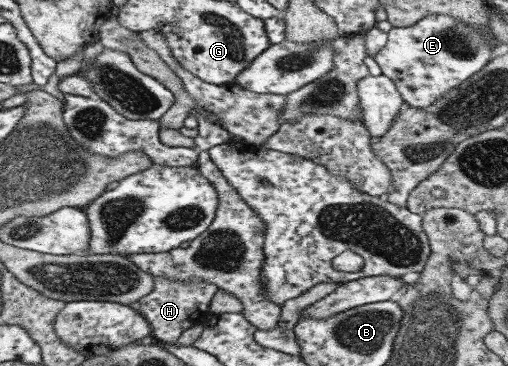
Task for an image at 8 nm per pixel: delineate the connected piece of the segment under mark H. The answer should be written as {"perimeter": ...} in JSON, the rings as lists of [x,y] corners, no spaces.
{"perimeter":[[[155,277],[154,289],[139,300],[139,312],[150,324],[151,336],[156,342],[176,343],[186,329],[207,321],[210,302],[217,289],[212,283],[180,283],[166,277]]]}

